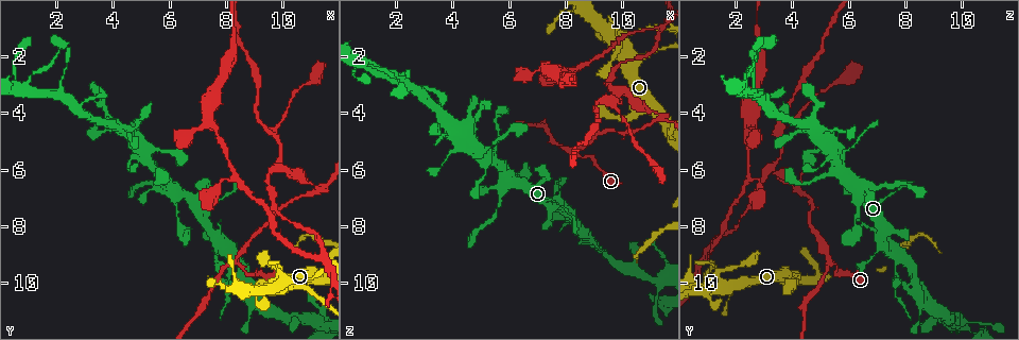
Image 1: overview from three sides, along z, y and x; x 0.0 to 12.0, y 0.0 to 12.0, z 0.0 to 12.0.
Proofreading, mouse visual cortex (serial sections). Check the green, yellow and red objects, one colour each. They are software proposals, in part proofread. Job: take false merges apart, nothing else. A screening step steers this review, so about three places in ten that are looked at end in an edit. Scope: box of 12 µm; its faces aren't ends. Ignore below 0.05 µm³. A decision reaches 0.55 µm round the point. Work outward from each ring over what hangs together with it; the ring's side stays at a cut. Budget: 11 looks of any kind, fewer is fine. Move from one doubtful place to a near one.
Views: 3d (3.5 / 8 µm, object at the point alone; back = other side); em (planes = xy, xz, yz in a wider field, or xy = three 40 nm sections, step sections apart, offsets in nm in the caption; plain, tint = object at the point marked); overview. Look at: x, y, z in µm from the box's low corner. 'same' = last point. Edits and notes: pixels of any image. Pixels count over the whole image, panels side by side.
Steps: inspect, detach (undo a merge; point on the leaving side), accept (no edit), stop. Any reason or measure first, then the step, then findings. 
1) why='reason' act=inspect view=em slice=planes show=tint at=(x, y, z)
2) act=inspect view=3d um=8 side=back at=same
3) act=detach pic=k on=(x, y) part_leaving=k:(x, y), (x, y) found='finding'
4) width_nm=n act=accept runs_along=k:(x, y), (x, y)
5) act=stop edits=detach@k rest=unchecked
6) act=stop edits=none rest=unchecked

why='thin neck' act=inspect view=3d um=3.5 side=back at=(5.7, 5.2, 4.9)

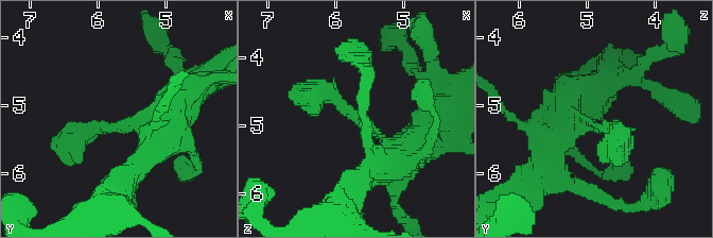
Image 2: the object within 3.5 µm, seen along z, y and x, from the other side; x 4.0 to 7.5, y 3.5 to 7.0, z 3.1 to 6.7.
arm_widths_nm=300,300 act=inspect view=em slice=xy step=2 show=tint at=(5.65, 5.30, 4.85)

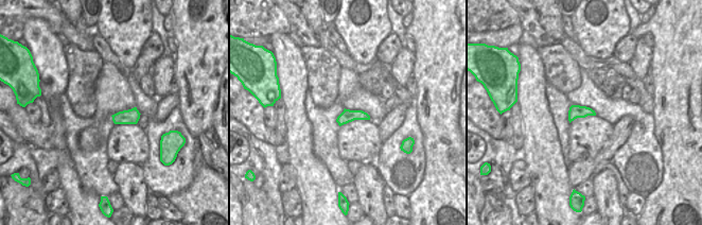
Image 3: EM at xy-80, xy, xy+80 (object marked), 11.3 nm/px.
why='another direction' act=inspect view=em slice=planes show=tint at=same

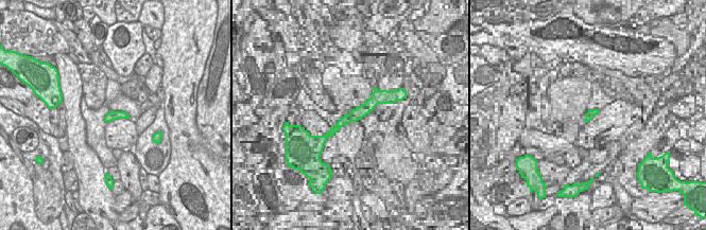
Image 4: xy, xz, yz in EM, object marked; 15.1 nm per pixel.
act=accept runs_along=2:(409, 154), (331, 97), (314, 107) found='all the same cell'

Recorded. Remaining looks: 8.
why='branch point' act=inspect view=3d um=3.5 at=(8.3, 9.4, 5.5)

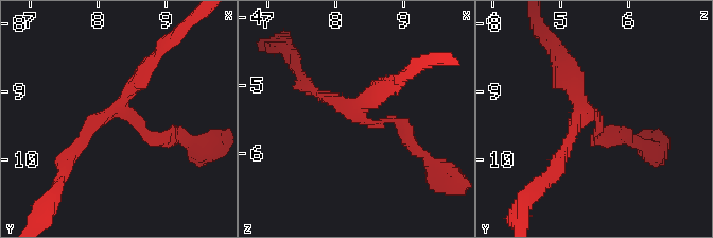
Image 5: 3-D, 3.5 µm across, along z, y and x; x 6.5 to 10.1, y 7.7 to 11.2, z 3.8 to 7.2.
arms=3 arm_widths_nm=150,200,250 why='now the EM' act=inspect view=em slice=xy step=1 show=tint at=(8.35, 9.30, 5.45)

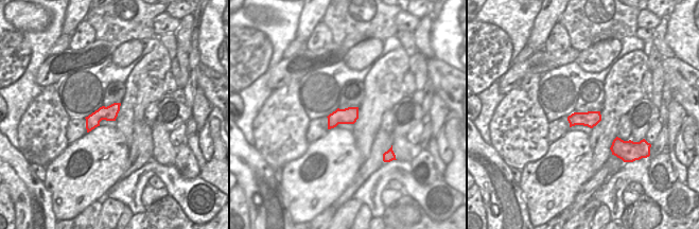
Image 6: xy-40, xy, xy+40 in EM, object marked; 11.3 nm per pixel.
act=accept found='one cell here'

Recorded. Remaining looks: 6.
why='four-way junction' act=inspect view=3d um=8 at=(10.1, 10.2, 1.4)

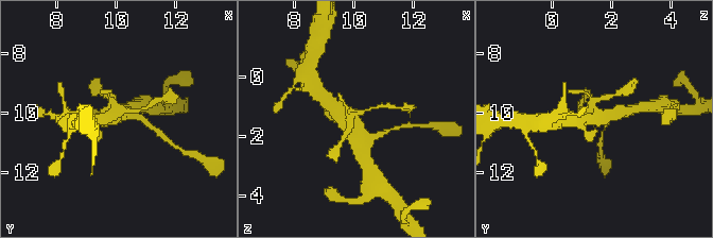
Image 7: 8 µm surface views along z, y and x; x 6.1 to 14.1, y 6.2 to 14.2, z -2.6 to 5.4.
act=inspect view=em slice=planes show=tint at=(10.0, 10.2, 1.5)

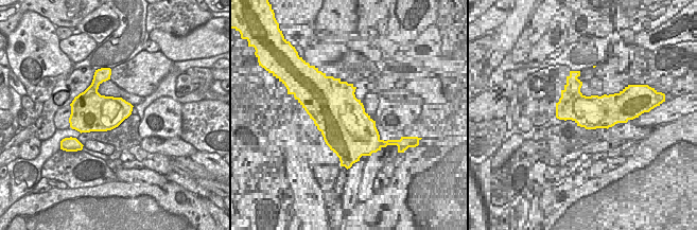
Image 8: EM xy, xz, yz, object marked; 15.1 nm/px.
act=accept runs_along=7:(359, 151), (352, 129), (328, 101) found='all the same cell'

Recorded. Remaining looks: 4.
why='sharp bend' act=inspect view=3d um=8 at=(11.2, 6.6, 4.2)

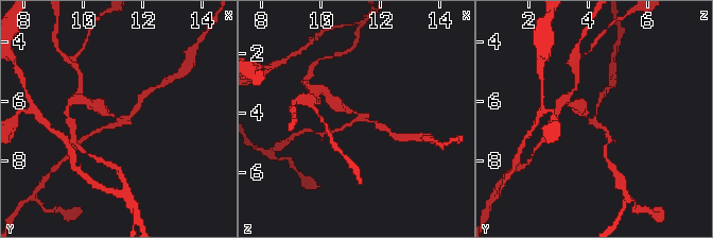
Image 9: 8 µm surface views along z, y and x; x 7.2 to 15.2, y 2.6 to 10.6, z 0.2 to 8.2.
act=inspect view=3d um=3.5 at=(11.3, 6.8, 4.2)

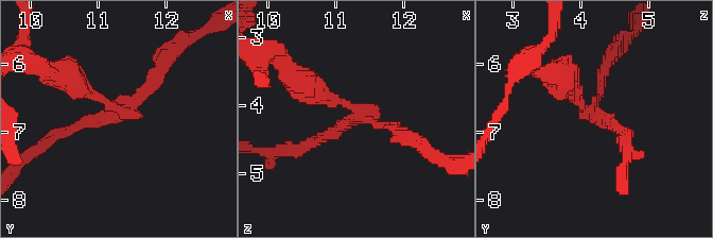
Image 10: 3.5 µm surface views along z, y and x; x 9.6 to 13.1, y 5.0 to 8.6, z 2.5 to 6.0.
act=detach pic=10 on=(326, 94) part_leaving=10:(357, 112), (301, 85), (278, 60) found='a second cell is stuck on'

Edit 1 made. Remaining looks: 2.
act=stop edits=detach@10 rest=unchecked

